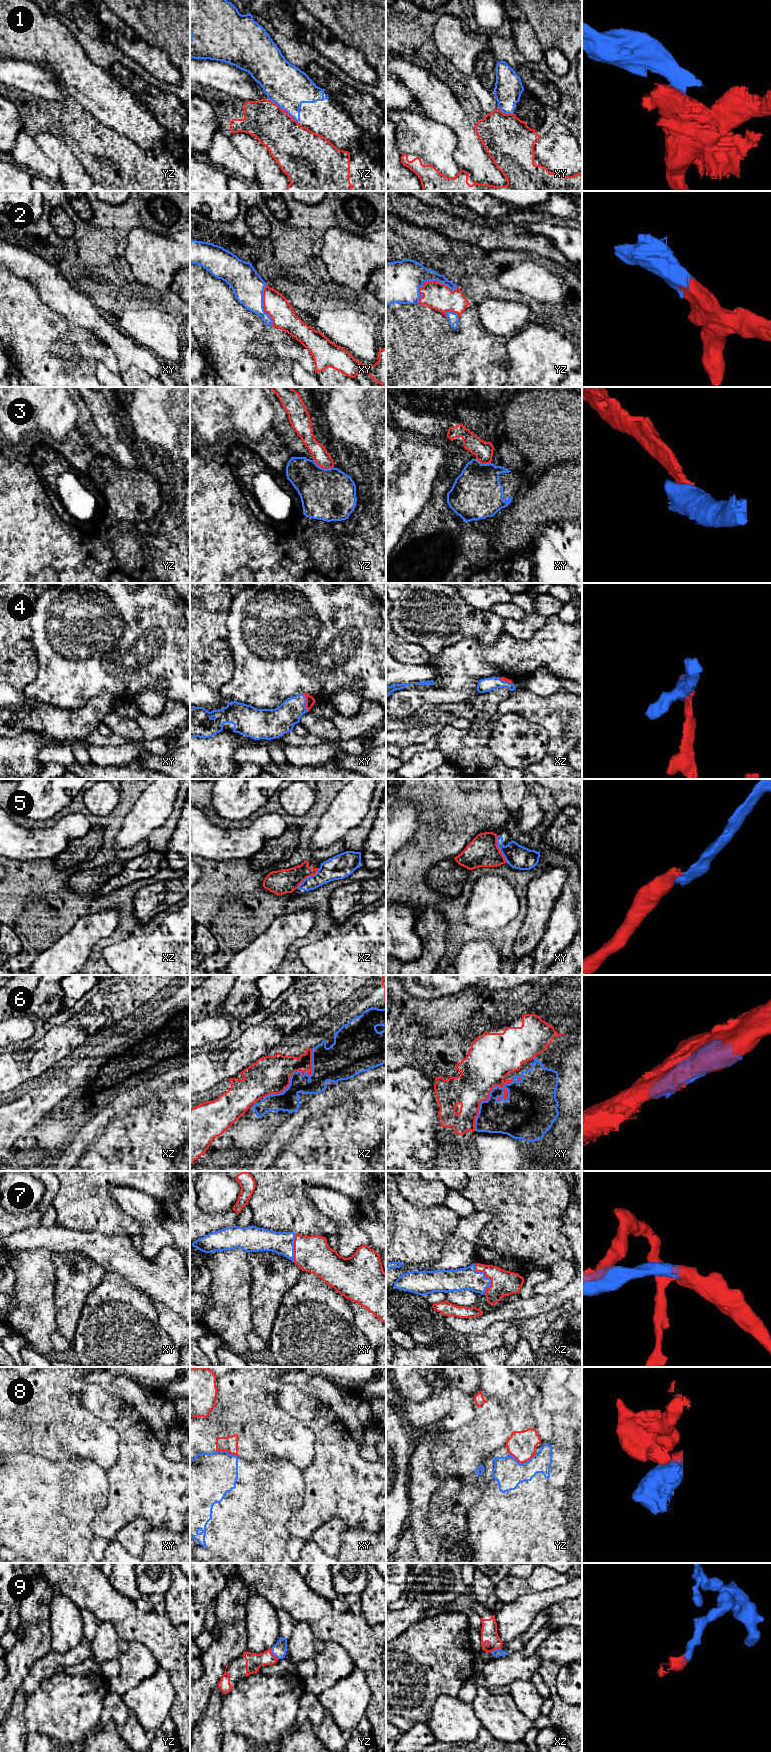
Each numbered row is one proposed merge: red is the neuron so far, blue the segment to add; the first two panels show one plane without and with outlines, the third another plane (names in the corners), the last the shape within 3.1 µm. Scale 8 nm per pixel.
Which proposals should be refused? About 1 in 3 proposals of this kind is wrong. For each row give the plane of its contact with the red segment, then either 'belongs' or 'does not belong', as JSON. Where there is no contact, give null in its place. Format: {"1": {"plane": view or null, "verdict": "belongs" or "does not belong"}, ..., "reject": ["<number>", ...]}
{"1": {"plane": "yz", "verdict": "does not belong"}, "2": {"plane": "yz", "verdict": "belongs"}, "3": {"plane": "yz", "verdict": "does not belong"}, "4": {"plane": "xy", "verdict": "belongs"}, "5": {"plane": "xy", "verdict": "does not belong"}, "6": {"plane": "xy", "verdict": "does not belong"}, "7": {"plane": "xz", "verdict": "belongs"}, "8": {"plane": "yz", "verdict": "does not belong"}, "9": {"plane": "yz", "verdict": "belongs"}, "reject": ["1", "3", "5", "6", "8"]}

